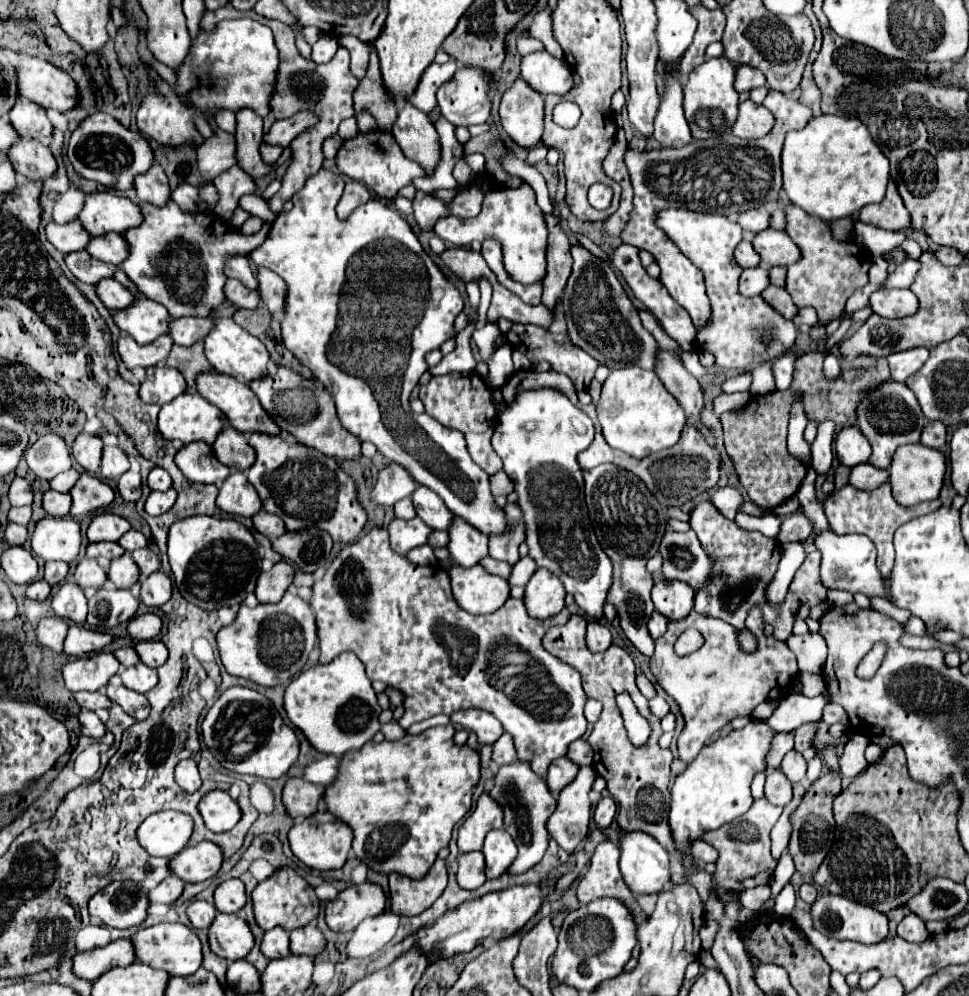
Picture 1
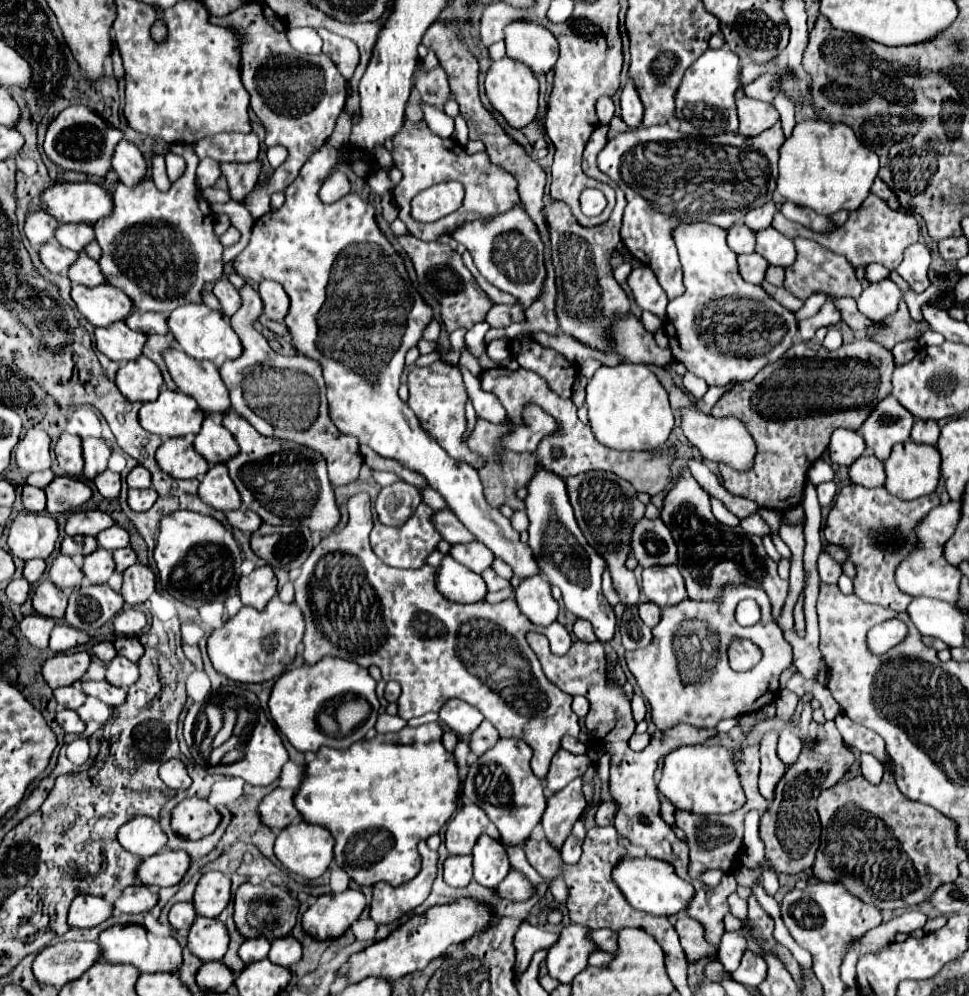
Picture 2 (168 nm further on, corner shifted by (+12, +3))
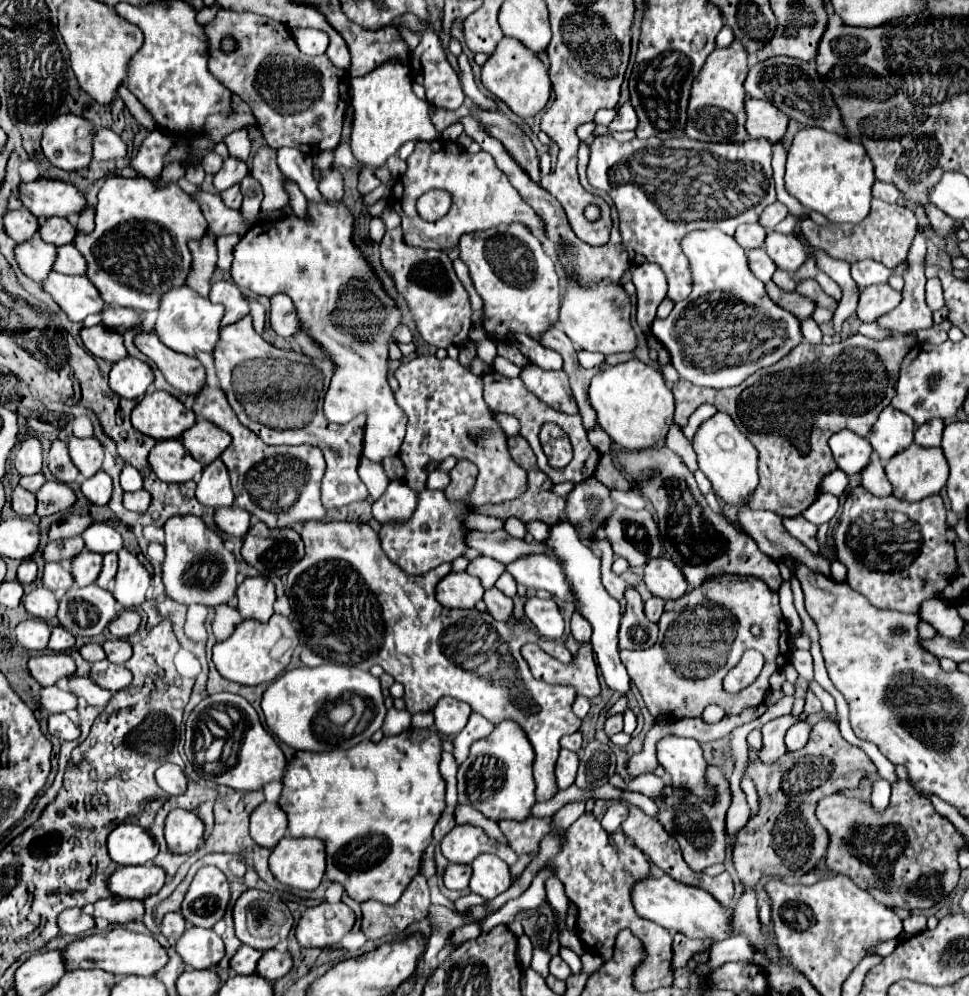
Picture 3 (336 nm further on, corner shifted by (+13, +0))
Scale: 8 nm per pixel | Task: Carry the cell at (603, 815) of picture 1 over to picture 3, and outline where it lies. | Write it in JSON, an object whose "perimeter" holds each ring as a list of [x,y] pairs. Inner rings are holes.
{"perimeter":[[[609,806],[603,820],[601,820],[601,826],[607,830],[607,832],[615,832],[619,828],[619,824],[627,818],[627,806]]]}

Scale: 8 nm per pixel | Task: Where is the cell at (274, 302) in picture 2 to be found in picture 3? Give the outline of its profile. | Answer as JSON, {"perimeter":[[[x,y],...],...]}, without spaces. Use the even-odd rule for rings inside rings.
{"perimeter":[[[287,294],[271,296],[269,324],[283,338],[291,338],[297,332],[297,328],[301,330],[301,324],[297,322],[295,306],[293,306],[293,302],[291,302],[291,298]]]}

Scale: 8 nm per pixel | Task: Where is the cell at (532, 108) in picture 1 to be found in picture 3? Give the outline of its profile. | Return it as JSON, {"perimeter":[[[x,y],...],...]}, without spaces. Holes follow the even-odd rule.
{"perimeter":[[[503,38],[499,42],[493,56],[481,68],[481,82],[493,96],[503,100],[521,118],[531,118],[541,112],[549,100],[551,90],[547,68],[539,60],[539,56],[531,50],[525,50],[525,46],[521,46],[521,42],[513,38]]]}

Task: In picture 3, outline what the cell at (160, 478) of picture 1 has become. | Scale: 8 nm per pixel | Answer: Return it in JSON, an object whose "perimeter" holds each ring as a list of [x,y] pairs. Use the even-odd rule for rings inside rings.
{"perimeter":[[[129,464],[123,468],[123,472],[121,472],[121,488],[125,492],[135,492],[135,490],[143,488],[143,476],[139,474],[137,468],[133,468]]]}

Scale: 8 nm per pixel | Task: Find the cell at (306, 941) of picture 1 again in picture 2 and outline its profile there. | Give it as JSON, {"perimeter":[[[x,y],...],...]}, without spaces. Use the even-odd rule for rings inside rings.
{"perimeter":[[[292,935],[272,941],[272,949],[270,949],[268,959],[274,961],[274,965],[280,965],[280,967],[288,969],[294,963],[298,963],[300,957],[302,957],[302,945]]]}

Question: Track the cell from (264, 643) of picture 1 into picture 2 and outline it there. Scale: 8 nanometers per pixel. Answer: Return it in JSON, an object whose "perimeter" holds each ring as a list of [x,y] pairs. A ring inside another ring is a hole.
{"perimeter":[[[272,597],[266,611],[242,607],[240,613],[216,629],[208,639],[208,657],[214,669],[236,683],[262,683],[280,677],[296,657],[296,647],[304,635],[302,611],[296,603],[282,603]]]}

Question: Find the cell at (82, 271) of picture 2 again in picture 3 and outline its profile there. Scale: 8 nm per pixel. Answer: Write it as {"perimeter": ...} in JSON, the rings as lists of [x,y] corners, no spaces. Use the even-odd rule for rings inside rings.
{"perimeter":[[[75,244],[69,246],[59,246],[57,250],[57,264],[53,266],[53,270],[61,272],[61,274],[77,274],[77,276],[85,276],[87,274],[87,262],[81,256],[81,252],[75,248]]]}

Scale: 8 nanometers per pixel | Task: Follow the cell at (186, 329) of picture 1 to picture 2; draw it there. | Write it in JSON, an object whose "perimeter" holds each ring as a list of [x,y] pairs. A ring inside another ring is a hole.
{"perimeter":[[[134,311],[132,315],[126,317],[124,321],[130,329],[134,331],[140,331],[140,333],[160,333],[160,335],[166,335],[168,333],[168,325],[166,325],[166,315],[162,313],[138,313]]]}

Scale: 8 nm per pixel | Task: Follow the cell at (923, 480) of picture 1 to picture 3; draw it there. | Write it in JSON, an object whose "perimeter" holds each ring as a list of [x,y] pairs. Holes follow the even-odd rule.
{"perimeter":[[[917,444],[907,446],[905,450],[897,452],[885,466],[885,474],[893,486],[893,496],[907,502],[917,502],[927,496],[939,494],[939,490],[945,486],[949,476],[947,460],[941,452],[941,448],[923,448]]]}

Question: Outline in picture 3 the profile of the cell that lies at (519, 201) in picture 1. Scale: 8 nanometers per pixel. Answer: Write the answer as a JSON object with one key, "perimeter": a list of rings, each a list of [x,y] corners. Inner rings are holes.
{"perimeter":[[[513,222],[465,234],[459,240],[459,256],[469,266],[473,284],[485,300],[483,328],[489,338],[505,340],[523,332],[539,340],[541,332],[557,322],[561,308],[559,276],[553,260],[543,252],[539,238],[525,224]]]}

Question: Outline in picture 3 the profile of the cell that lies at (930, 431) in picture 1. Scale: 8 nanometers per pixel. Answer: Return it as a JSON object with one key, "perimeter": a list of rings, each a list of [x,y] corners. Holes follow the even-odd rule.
{"perimeter":[[[939,418],[921,424],[915,430],[915,444],[919,444],[919,446],[939,446],[941,444],[943,426],[945,426],[945,422],[939,420]]]}

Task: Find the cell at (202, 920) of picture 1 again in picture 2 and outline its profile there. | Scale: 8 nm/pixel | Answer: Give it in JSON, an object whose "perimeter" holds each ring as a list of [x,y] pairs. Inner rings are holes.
{"perimeter":[[[176,903],[168,913],[168,921],[176,931],[188,929],[194,923],[194,917],[196,917],[196,911],[190,903]]]}

